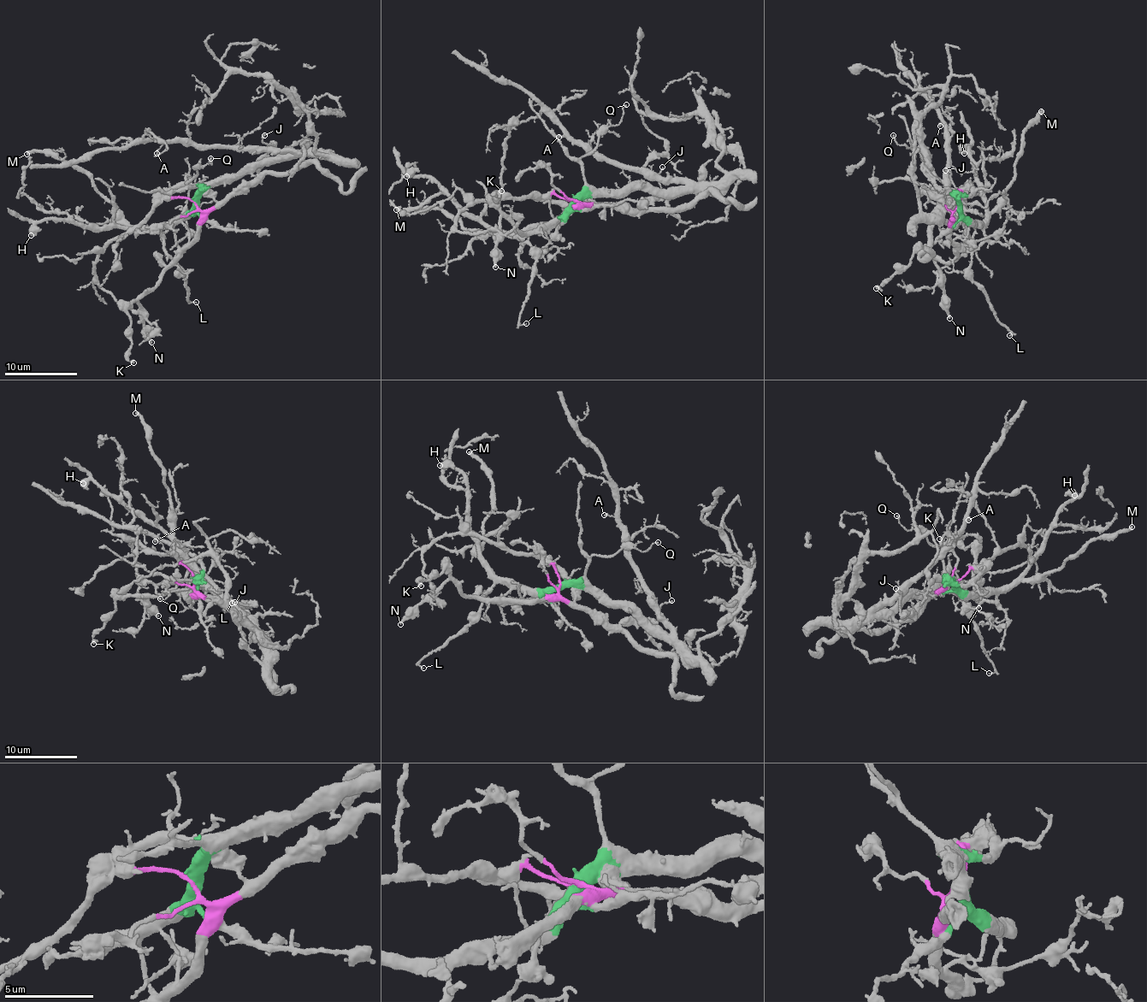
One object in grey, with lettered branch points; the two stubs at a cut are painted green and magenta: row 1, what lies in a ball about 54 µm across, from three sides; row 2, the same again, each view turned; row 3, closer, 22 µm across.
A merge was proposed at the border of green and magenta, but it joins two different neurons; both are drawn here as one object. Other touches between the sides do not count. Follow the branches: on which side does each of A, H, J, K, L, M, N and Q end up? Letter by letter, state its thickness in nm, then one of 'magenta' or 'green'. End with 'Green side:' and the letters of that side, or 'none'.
A: 190 nm | green
H: 600 nm | green
J: 150 nm | magenta
K: 320 nm | magenta
L: 120 nm | green
M: 360 nm | green
N: 260 nm | magenta
Q: 170 nm | green
Green side: A, H, L, M, Q

